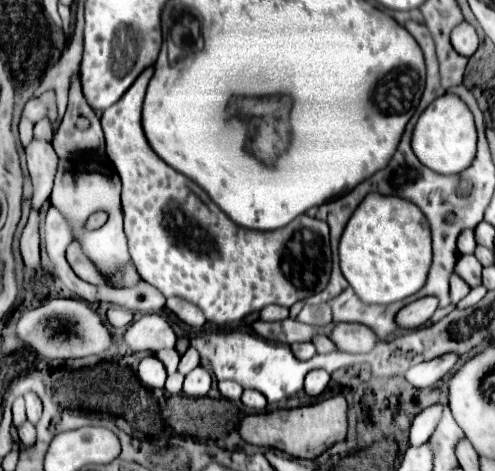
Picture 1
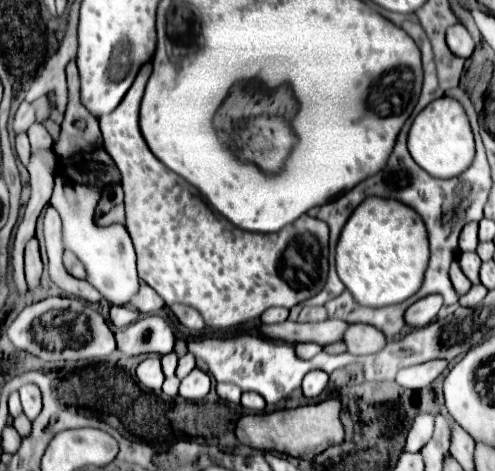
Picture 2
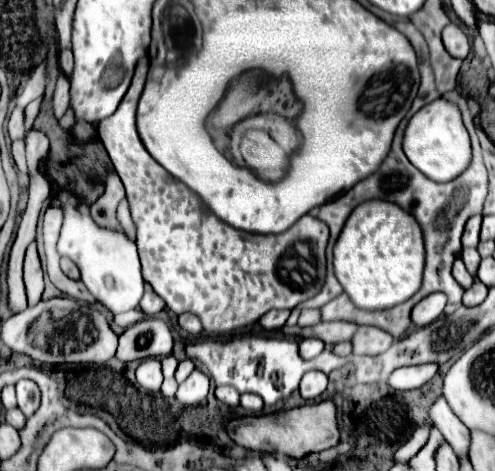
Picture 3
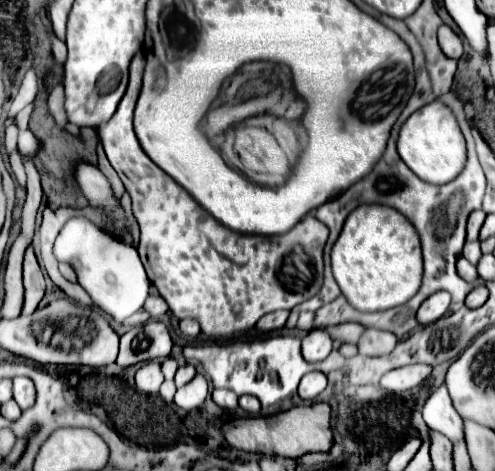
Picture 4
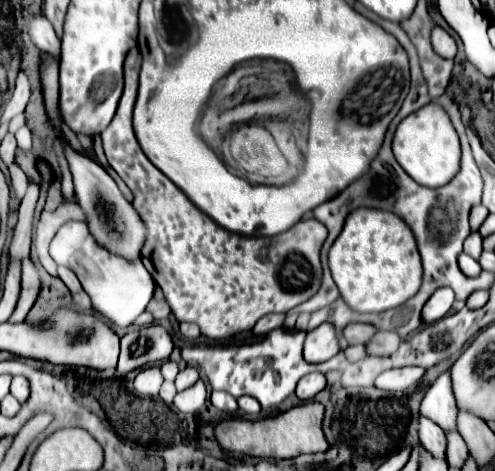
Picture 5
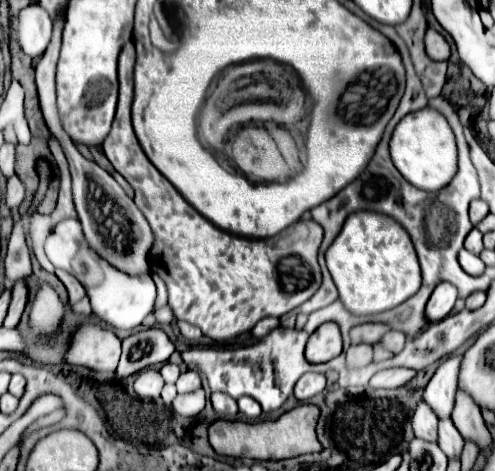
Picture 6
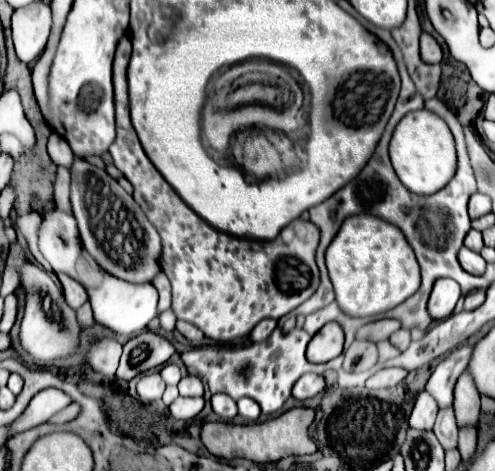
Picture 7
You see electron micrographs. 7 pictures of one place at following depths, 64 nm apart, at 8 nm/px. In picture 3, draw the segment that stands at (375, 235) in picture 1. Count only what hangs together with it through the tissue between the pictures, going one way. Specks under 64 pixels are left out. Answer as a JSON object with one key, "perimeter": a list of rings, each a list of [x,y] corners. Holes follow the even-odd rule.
{"perimeter":[[[372,200],[354,208],[334,244],[334,274],[362,310],[386,310],[412,298],[422,284],[424,242],[416,220],[396,204]]]}

